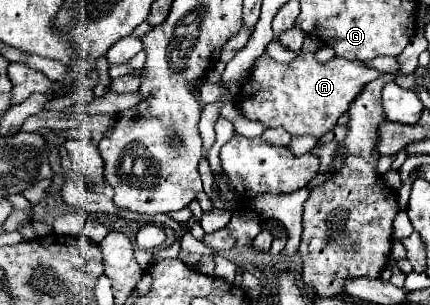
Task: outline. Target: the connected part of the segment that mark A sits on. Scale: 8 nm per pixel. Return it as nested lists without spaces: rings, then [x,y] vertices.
[[[300,51],[296,59],[292,59],[290,63],[278,63],[268,55],[258,57],[258,61],[254,63],[248,81],[242,85],[240,93],[236,95],[234,103],[236,107],[242,111],[242,115],[246,119],[252,121],[260,121],[264,125],[264,129],[270,127],[284,127],[290,135],[312,135],[316,139],[320,139],[322,135],[326,135],[328,131],[334,129],[338,117],[342,113],[348,111],[350,101],[362,91],[362,87],[370,81],[374,81],[376,77],[380,77],[382,73],[378,73],[376,69],[368,69],[364,63],[360,61],[348,61],[348,59],[340,59],[334,57],[328,63],[320,63],[316,59],[316,53],[310,51]]]

